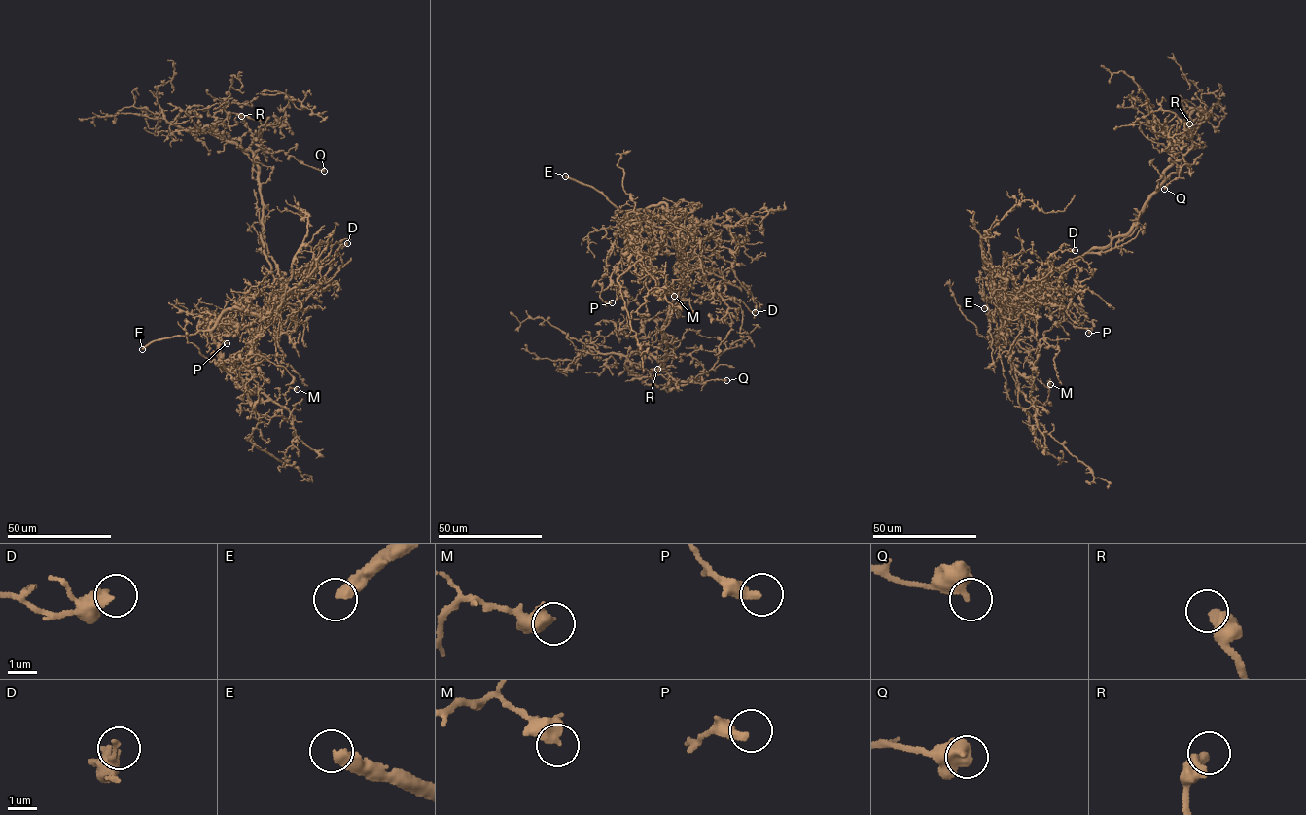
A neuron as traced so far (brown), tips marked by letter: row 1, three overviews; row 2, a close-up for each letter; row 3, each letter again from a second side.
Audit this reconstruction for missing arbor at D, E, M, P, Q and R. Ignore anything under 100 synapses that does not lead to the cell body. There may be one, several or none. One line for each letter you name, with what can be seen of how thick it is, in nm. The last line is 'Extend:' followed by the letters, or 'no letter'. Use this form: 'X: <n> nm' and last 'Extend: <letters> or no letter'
E: 440 nm
Extend: E

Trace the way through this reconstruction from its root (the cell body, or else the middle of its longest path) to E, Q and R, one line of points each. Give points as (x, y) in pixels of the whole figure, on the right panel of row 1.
E: (1070, 264), (1060, 265), (1041, 288), (1022, 295), (998, 293), (999, 285), (1003, 301), (988, 301), (984, 308)
Q: (1070, 264), (1125, 234), (1163, 179), (1164, 172), (1182, 159), (1188, 165), (1181, 167), (1178, 177), (1164, 189)
R: (1070, 264), (1092, 249), (1107, 246), (1114, 238), (1129, 230), (1145, 202), (1182, 150), (1189, 124)

